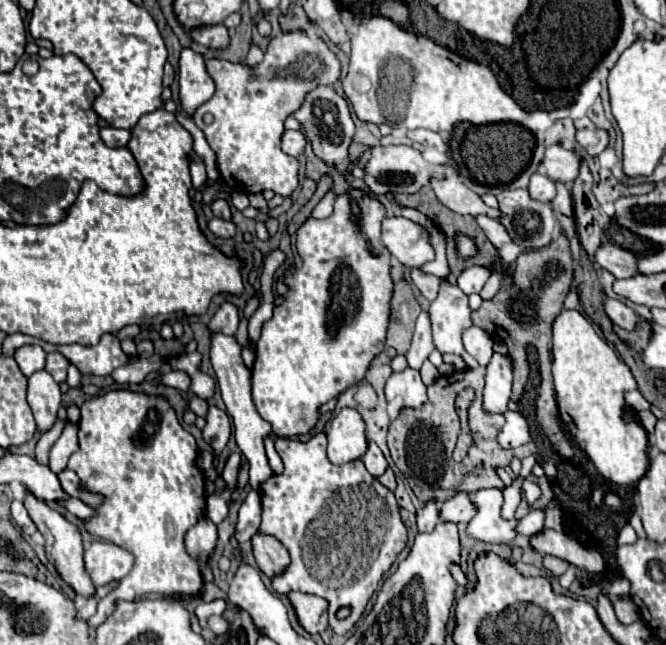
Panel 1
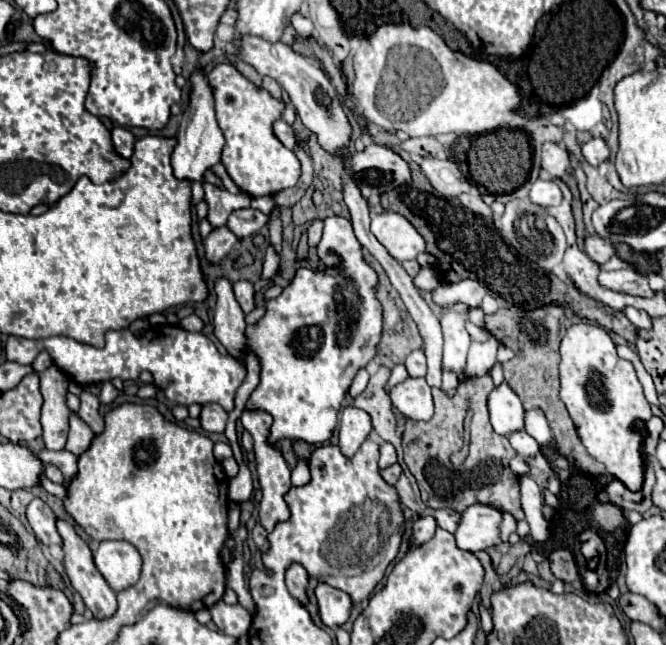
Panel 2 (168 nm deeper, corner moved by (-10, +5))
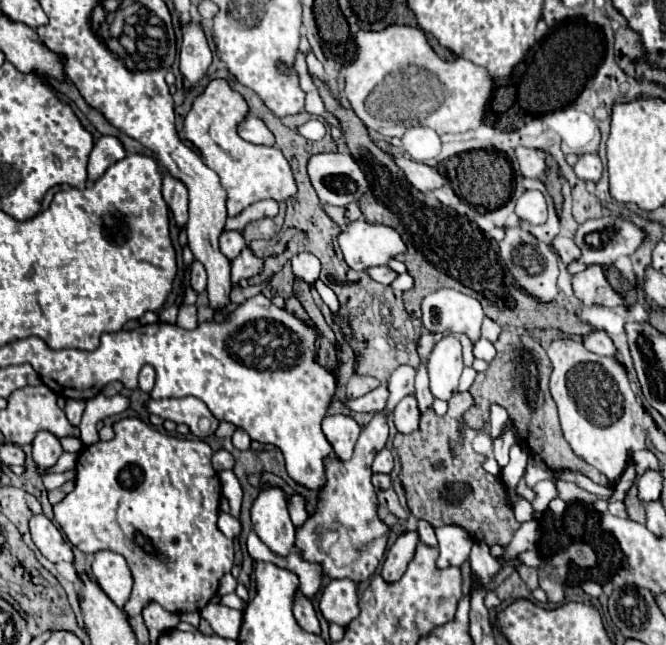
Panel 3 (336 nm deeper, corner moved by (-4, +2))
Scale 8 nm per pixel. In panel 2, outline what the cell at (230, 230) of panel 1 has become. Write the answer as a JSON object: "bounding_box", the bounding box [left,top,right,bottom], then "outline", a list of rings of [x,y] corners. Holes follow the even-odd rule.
{"bounding_box":[204,226,238,264],"outline":[[[224,226],[224,230],[212,230],[210,236],[204,240],[206,258],[210,264],[218,264],[238,242],[238,238]]]}

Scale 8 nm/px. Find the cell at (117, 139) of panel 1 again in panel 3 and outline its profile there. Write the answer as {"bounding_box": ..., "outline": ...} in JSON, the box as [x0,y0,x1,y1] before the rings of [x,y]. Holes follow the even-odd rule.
{"bounding_box":[88,135,126,181],"outline":[[[104,135],[96,141],[92,153],[90,153],[90,163],[88,163],[88,179],[96,181],[98,177],[102,177],[102,173],[114,165],[116,161],[124,159],[126,151],[124,145],[120,143],[120,139]]]}

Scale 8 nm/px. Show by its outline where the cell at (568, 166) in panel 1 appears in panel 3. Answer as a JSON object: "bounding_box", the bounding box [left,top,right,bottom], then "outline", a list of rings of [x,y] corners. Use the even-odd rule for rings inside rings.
{"bounding_box":[516,147,546,179],"outline":[[[520,147],[516,149],[516,161],[520,165],[520,173],[524,177],[532,177],[532,179],[546,179],[546,161],[544,161],[546,153],[538,151],[538,149],[526,149]]]}

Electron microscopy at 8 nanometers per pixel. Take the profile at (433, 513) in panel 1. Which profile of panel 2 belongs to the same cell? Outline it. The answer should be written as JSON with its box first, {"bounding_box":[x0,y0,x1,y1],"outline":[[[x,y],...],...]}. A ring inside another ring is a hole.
{"bounding_box":[410,516,436,548],"outline":[[[432,516],[420,518],[414,522],[412,526],[412,536],[410,536],[410,548],[418,548],[422,544],[426,544],[436,532],[436,520]]]}

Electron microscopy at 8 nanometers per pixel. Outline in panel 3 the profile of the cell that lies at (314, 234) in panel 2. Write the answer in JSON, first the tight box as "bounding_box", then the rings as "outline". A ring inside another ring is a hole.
{"bounding_box":[292,253,320,285],"outline":[[[300,253],[292,257],[292,269],[296,277],[302,277],[306,283],[314,285],[318,273],[320,273],[320,263],[312,253]]]}

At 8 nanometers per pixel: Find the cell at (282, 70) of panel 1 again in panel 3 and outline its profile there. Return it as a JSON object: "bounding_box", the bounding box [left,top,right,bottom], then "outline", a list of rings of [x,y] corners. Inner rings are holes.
{"bounding_box":[184,79,298,215],"outline":[[[212,79],[194,99],[184,121],[186,139],[200,149],[204,163],[218,173],[228,193],[228,215],[238,215],[242,209],[262,199],[274,199],[276,203],[288,201],[298,191],[290,163],[278,147],[252,145],[238,135],[238,125],[248,117],[248,111],[246,99],[230,89],[226,79]]]}

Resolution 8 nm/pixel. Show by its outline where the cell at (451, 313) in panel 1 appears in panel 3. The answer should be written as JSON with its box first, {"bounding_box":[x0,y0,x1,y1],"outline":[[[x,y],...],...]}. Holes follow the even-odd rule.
{"bounding_box":[428,335,464,399],"outline":[[[446,335],[442,337],[428,361],[428,373],[430,373],[430,391],[438,399],[450,399],[456,395],[458,379],[464,369],[462,363],[462,347],[458,337]]]}

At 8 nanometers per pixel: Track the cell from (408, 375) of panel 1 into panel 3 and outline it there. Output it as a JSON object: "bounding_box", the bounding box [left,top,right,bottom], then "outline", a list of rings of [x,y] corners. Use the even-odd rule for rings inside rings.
{"bounding_box":[392,395,420,433],"outline":[[[406,395],[392,411],[394,425],[400,433],[412,433],[420,425],[420,409],[414,395]]]}

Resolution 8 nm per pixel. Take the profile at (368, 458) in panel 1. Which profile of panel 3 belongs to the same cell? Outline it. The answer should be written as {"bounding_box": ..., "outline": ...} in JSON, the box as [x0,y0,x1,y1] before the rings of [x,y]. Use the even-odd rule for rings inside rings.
{"bounding_box":[372,447,394,473],"outline":[[[384,447],[384,449],[376,455],[376,459],[374,459],[374,463],[372,463],[372,471],[374,471],[374,473],[390,473],[392,467],[394,467],[394,457],[392,457],[390,449]]]}

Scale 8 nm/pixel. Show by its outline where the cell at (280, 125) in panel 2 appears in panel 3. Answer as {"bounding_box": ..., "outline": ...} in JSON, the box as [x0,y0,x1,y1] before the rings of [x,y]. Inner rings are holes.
{"bounding_box":[238,117,274,145],"outline":[[[246,117],[246,121],[238,127],[238,133],[242,139],[256,143],[256,145],[274,145],[274,135],[270,133],[270,129],[258,119],[258,117]]]}

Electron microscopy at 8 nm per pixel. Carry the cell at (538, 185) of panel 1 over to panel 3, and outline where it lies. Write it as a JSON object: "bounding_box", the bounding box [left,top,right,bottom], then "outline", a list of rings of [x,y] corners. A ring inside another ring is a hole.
{"bounding_box":[516,191,546,223],"outline":[[[526,191],[516,203],[516,215],[522,221],[544,223],[546,221],[546,197],[540,191]]]}

